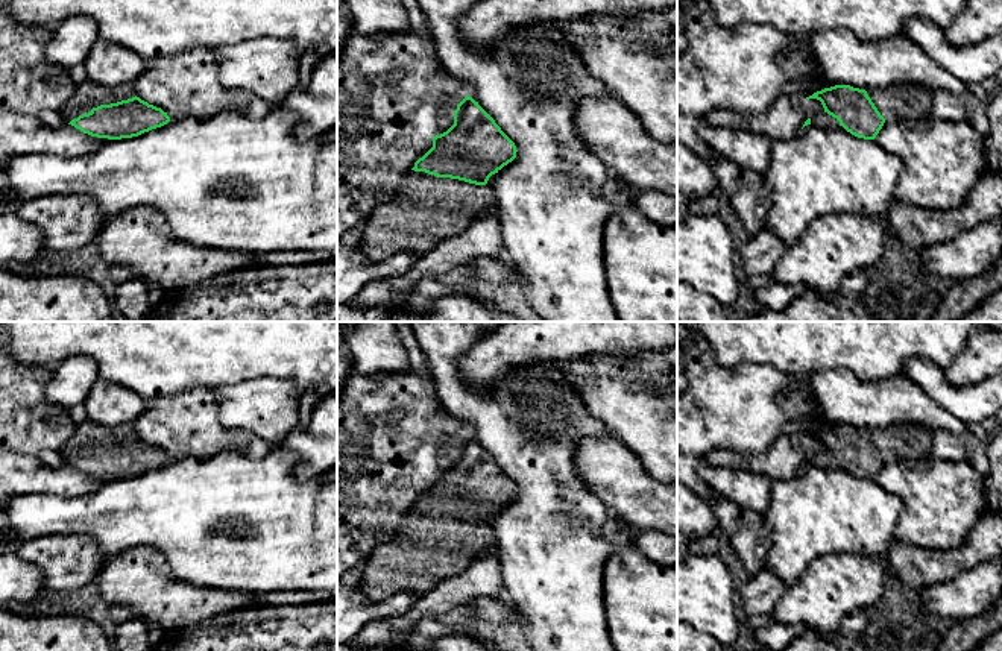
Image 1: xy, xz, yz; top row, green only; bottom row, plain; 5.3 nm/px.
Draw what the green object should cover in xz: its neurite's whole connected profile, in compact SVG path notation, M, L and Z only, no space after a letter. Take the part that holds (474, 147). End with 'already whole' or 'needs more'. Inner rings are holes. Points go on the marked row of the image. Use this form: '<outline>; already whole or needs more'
M466 96L454 111L454 124L433 137L433 147L395 196L370 211L355 249L373 263L402 250L428 253L493 206L486 184L515 158L515 143Z; needs more

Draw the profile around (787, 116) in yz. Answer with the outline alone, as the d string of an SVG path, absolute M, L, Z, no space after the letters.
M780 94L761 114L742 114L732 109L714 109L704 120L715 127L745 129L771 141L786 141L796 137L808 120L808 106L802 99Z

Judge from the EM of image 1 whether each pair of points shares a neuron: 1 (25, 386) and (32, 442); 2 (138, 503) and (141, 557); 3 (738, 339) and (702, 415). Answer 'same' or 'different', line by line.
1: same
2: different
3: different

